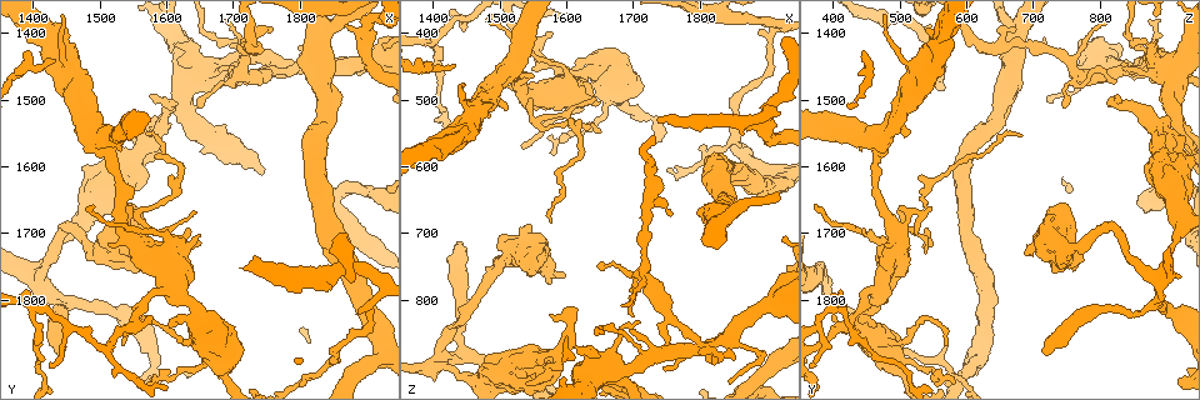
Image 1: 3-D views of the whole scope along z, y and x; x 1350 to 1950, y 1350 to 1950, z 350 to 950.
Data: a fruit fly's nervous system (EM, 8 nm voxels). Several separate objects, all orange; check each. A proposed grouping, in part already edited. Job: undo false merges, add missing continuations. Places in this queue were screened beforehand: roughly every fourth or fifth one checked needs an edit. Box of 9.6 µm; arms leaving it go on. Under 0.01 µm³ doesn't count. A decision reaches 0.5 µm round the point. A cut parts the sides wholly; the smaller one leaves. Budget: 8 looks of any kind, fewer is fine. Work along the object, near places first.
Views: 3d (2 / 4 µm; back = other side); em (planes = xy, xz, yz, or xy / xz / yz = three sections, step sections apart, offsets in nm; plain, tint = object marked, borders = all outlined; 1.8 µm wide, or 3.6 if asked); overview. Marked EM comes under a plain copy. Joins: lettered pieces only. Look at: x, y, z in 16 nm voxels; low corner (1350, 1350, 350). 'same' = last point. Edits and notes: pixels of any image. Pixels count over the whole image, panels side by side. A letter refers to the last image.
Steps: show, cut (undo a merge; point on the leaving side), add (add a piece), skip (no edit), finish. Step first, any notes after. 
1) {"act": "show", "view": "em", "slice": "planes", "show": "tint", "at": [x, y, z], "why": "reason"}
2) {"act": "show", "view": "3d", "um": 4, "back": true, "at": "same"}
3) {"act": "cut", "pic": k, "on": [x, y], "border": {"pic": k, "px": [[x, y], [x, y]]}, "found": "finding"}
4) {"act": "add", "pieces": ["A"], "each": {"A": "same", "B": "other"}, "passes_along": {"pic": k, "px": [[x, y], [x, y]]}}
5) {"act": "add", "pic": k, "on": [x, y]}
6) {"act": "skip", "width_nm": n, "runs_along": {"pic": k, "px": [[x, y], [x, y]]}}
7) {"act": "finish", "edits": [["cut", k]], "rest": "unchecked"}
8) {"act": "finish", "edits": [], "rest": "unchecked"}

{"act": "show", "view": "3d", "um": 2, "back": true, "at": [1590, 1755, 760]}

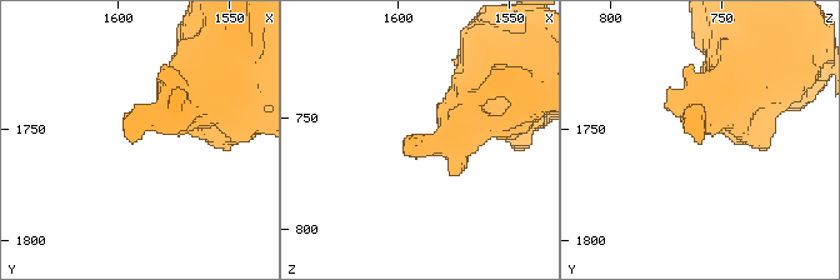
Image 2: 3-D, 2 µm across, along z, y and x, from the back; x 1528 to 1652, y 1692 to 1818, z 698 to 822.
{"act": "show", "view": "em", "slice": "xy", "step": 16, "show": "tint", "at": [1594, 1754, 760], "why": "now the EM"}

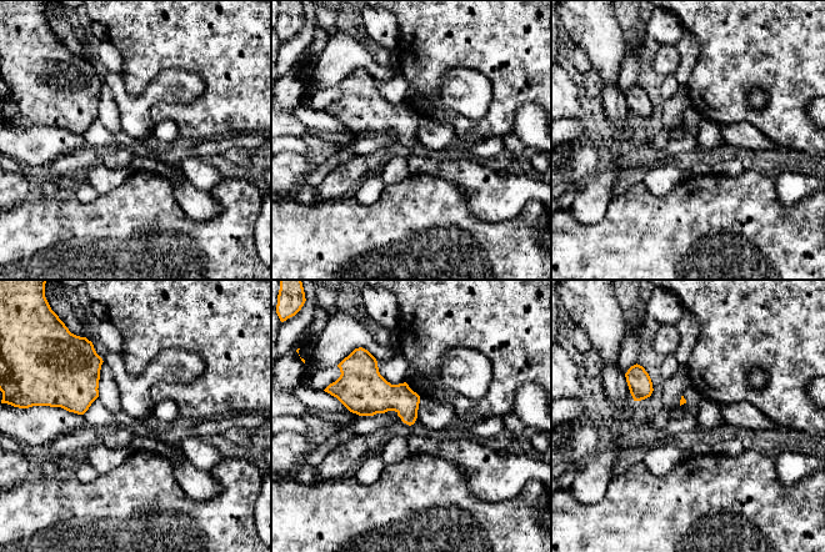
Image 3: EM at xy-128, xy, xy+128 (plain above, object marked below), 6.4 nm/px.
{"act": "show", "view": "em", "slice": "planes", "show": "borders", "at": "same", "why": "another direction"}

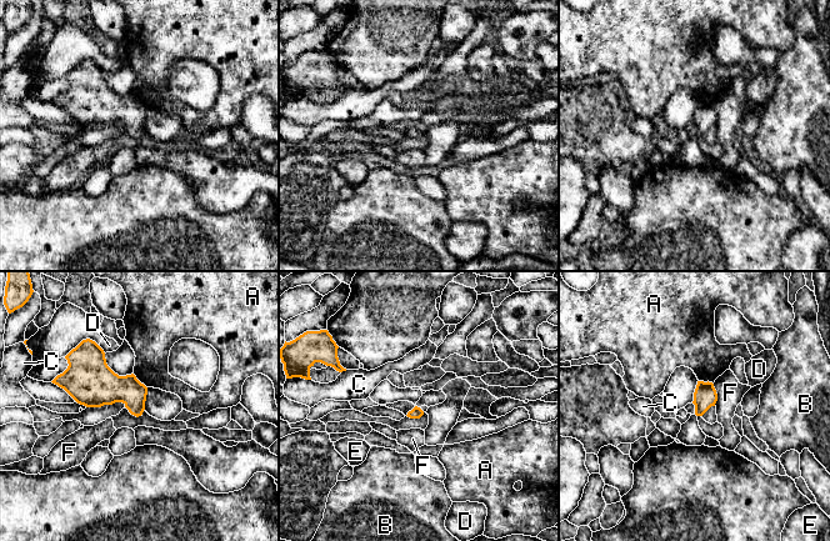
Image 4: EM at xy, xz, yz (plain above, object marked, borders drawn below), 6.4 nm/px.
{"act": "skip", "each": {"A": "other", "B": "other", "C": "other", "D": "other", "E": "other", "F": "other"}, "border": {"pic": 4, "px": [[713, 384], [716, 391], [715, 405]]}, "found": "no lettered piece goes on from it"}

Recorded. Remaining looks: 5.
{"act": "show", "view": "em", "um": 3.6, "slice": "xy", "step": 4, "show": "tint", "at": [1405, 1765, 885], "why": "abrupt turn"}

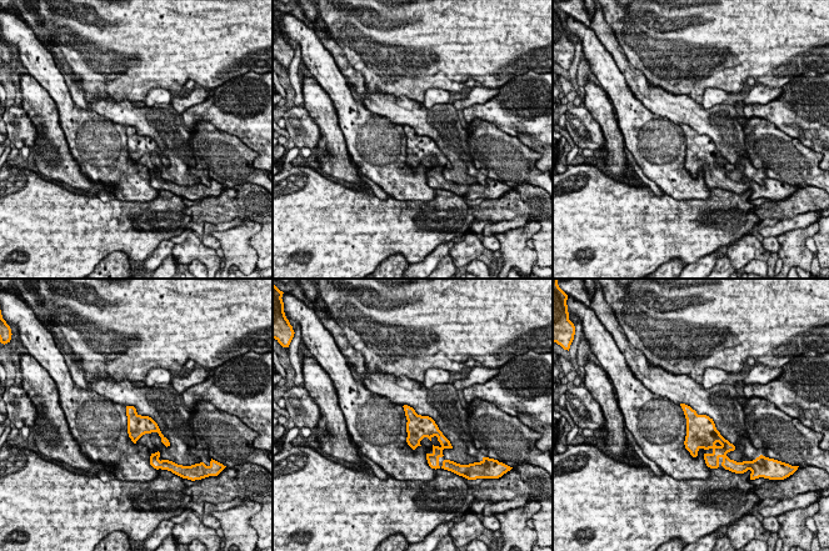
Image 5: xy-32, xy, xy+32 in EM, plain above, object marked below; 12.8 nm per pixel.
{"act": "show", "view": "em", "um": 3.6, "slice": "planes", "show": "borders", "at": "same"}

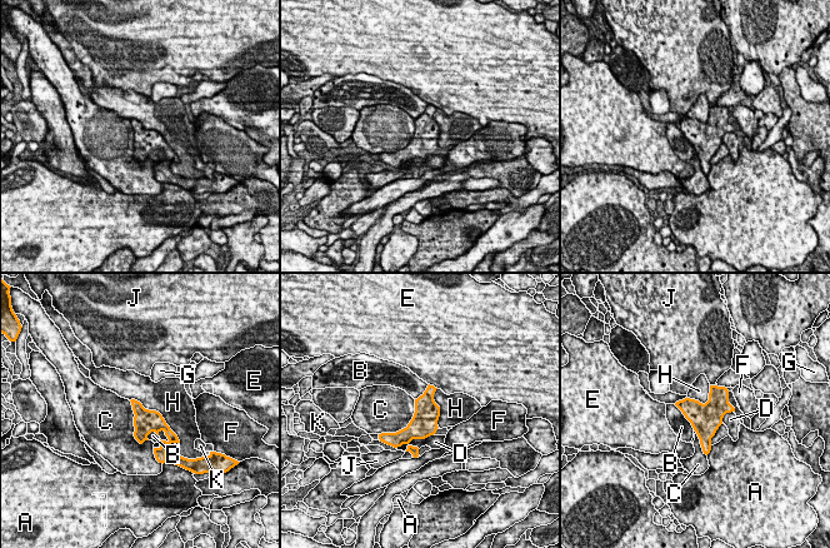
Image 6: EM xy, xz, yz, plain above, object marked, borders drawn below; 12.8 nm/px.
{"act": "skip", "each": {"A": "other", "B": "other", "C": "other", "D": "other", "E": "other", "F": "other", "G": "other", "H": "other", "J": "other", "K": "other"}, "border": {"pic": 6, "px": [[415, 399], [410, 422], [381, 433]]}, "found": "one neuron here"}

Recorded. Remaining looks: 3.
{"act": "show", "view": "em", "slice": "xy", "step": 8, "show": "tint", "at": [1795, 1450, 870], "why": "branch point"}

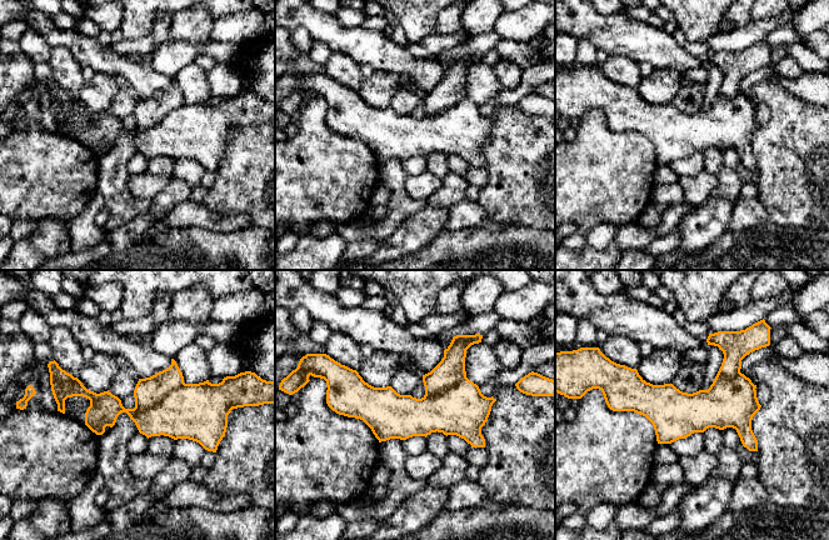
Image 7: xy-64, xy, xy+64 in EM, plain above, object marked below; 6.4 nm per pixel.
{"act": "show", "view": "em", "slice": "planes", "show": "borders", "at": "same", "why": "cut it another way"}

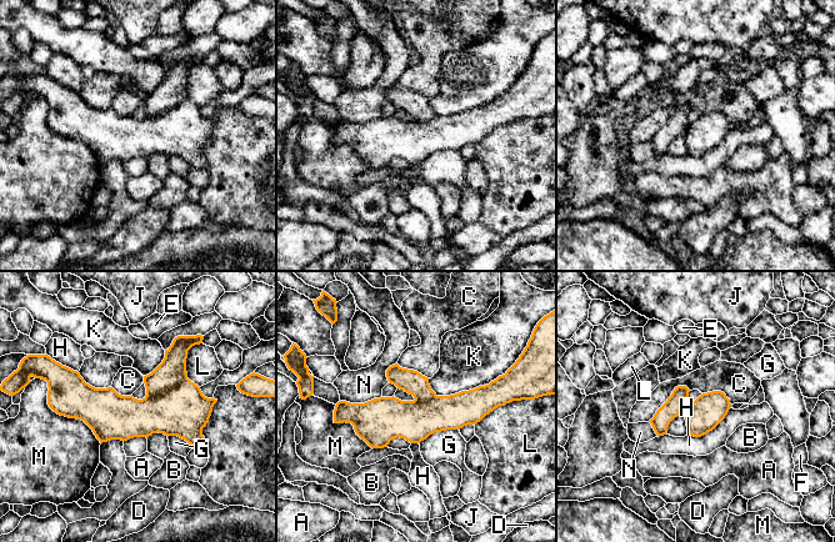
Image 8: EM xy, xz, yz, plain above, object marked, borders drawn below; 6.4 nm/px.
{"act": "cut", "pic": 8, "on": [171, 371], "each": {"A": "other", "B": "other", "C": "other", "D": "other", "E": "other", "F": "other", "G": "other", "H": "other", "J": "other", "K": "other", "L": "other", "M": "other", "N": "other"}, "found": "a second neuron is stuck on"}

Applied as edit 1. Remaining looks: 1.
{"act": "finish", "edits": [["cut", 8]], "rest": "unchecked"}

